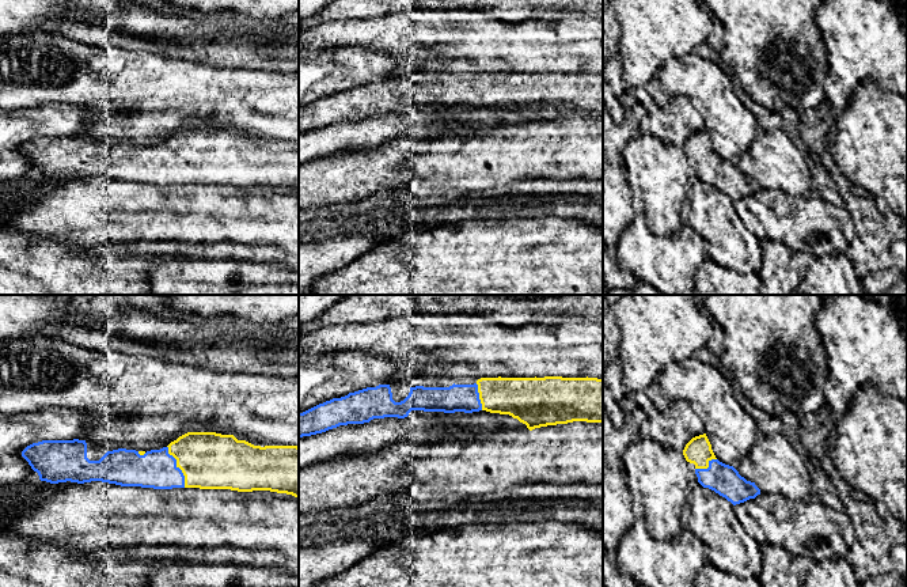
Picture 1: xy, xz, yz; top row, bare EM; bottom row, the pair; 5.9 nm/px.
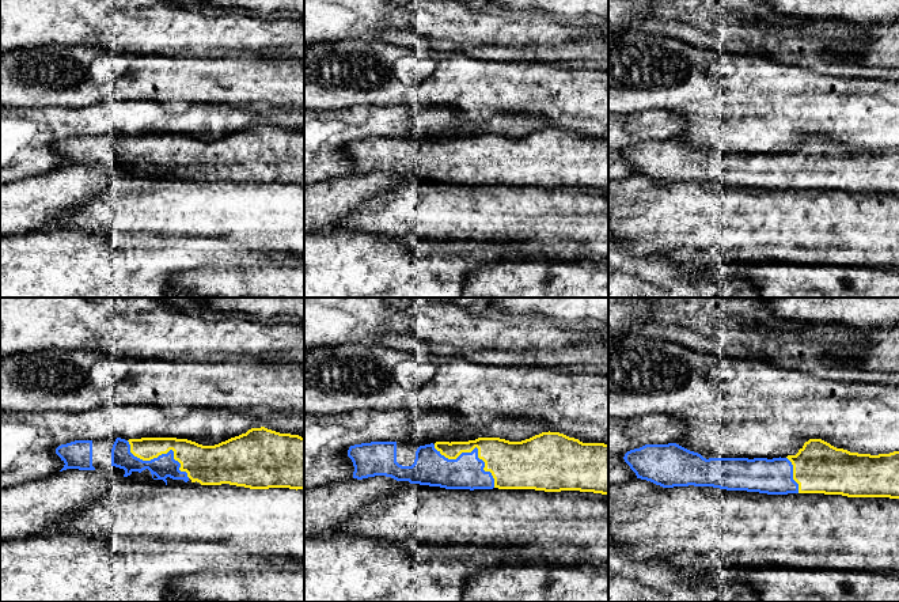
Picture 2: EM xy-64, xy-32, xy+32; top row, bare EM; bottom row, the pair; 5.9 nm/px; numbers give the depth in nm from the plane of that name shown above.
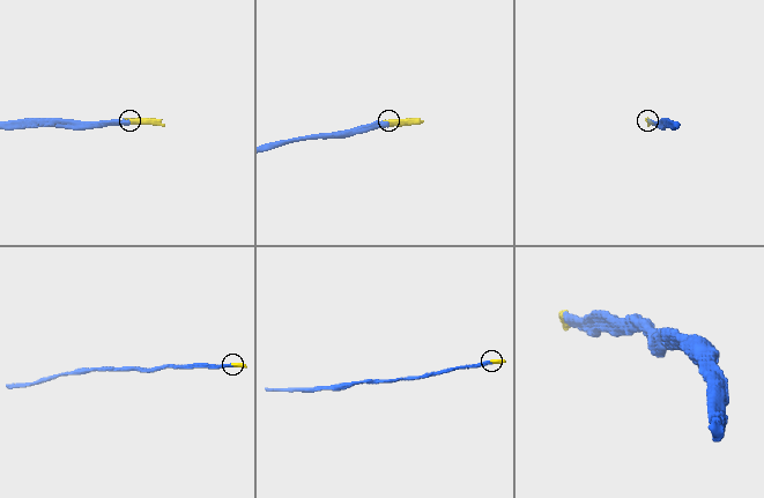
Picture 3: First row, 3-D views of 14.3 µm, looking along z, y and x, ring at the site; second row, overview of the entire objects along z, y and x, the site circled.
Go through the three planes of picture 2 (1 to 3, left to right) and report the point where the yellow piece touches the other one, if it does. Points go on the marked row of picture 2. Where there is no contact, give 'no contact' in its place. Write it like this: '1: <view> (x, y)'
1: xy-64 (160, 455)
2: xy-32 (475, 447)
3: xy+32 (792, 474)

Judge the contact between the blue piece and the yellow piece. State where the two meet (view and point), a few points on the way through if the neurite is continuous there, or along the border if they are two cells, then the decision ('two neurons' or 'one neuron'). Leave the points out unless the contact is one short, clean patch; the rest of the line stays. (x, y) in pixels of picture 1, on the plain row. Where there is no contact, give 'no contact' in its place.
meets blue in xy at (175, 162); one neuron

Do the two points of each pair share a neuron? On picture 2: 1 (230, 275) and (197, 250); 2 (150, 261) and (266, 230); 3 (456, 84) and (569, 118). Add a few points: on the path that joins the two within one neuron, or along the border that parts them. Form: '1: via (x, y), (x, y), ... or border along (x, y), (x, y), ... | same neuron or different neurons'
1: border along (246, 265), (201, 265), (184, 272) | different neurons
2: border along (198, 235), (222, 235), (238, 248), (260, 252) | different neurons
3: via (485, 87), (541, 90) | same neuron

